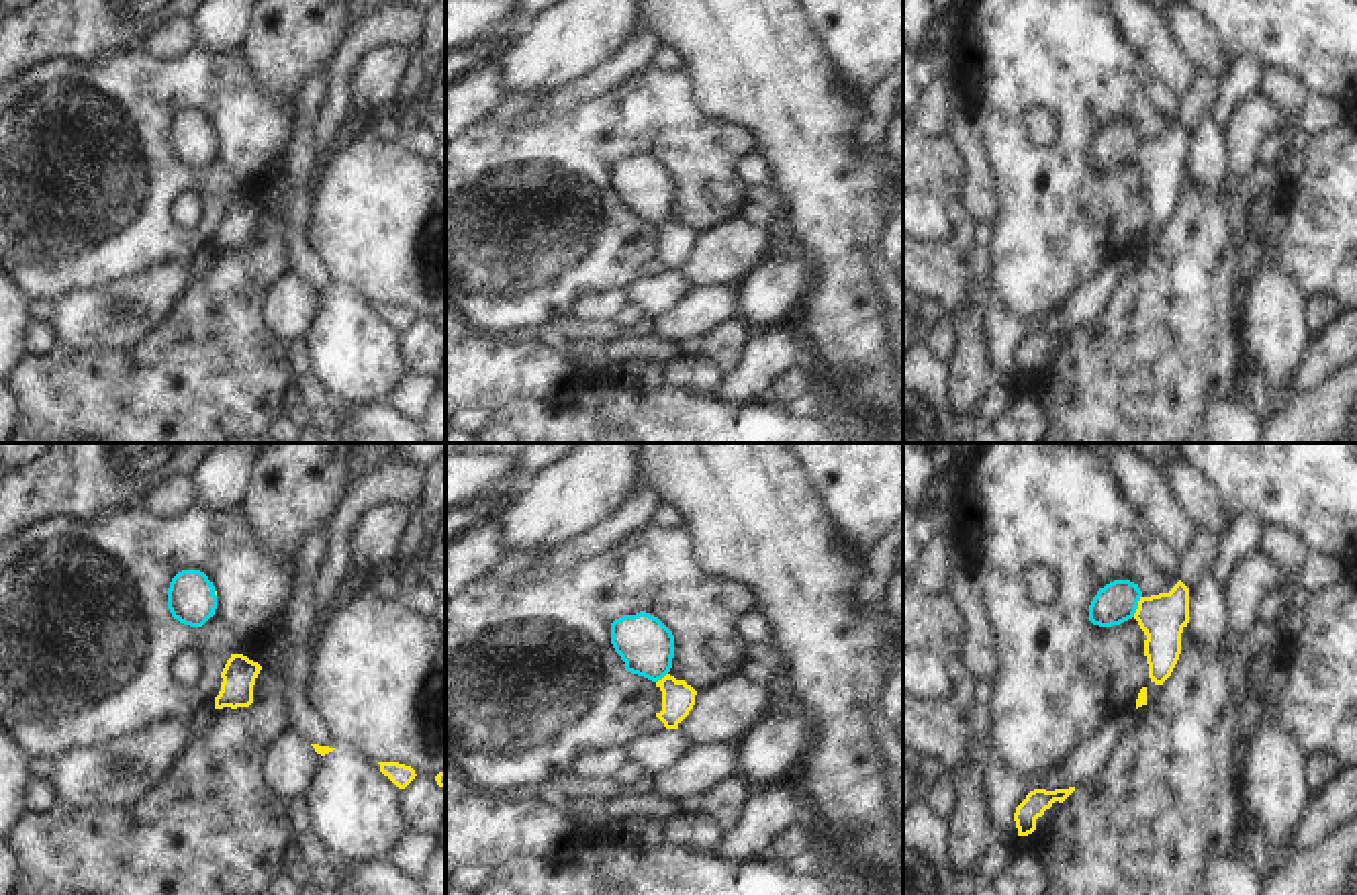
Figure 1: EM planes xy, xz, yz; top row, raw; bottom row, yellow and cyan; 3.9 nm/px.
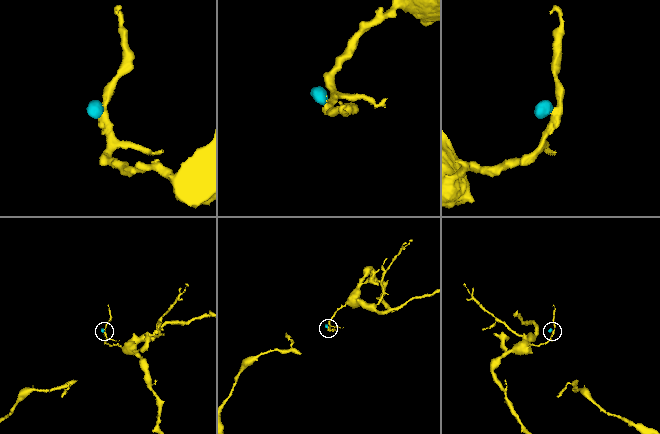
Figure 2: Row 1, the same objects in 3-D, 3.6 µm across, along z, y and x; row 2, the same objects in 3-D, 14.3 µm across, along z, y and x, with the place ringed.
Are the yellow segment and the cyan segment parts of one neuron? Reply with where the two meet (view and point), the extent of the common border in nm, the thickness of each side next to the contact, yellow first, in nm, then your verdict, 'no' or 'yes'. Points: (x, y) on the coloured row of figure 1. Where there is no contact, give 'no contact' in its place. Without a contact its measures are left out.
yz (1139, 605) | 90 nm | 180/160 nm | yes

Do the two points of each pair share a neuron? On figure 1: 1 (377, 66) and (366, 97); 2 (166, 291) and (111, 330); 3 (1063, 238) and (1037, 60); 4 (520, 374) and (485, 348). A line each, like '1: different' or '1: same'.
1: same
2: same
3: same
4: same

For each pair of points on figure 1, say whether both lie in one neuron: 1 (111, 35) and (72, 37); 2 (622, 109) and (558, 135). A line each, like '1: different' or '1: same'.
1: same
2: same

